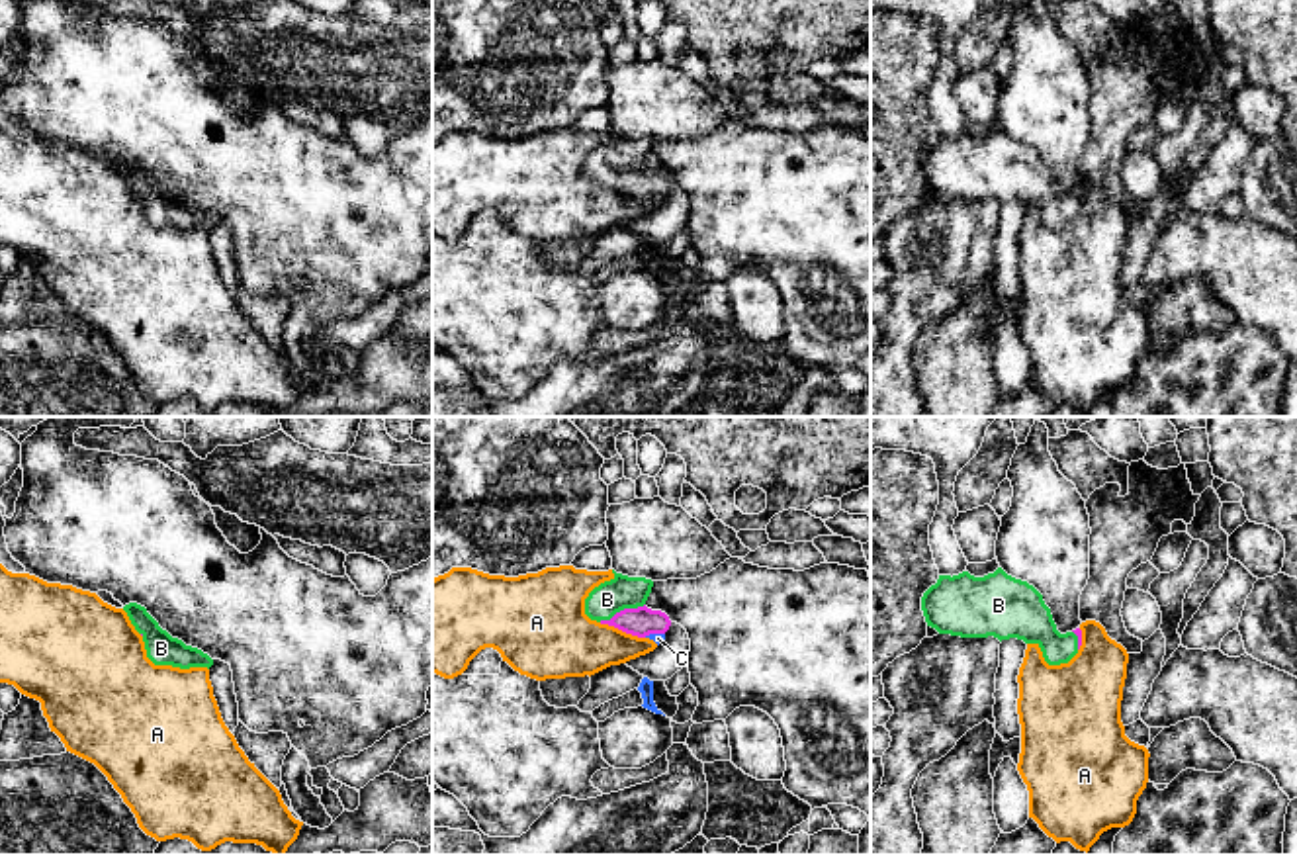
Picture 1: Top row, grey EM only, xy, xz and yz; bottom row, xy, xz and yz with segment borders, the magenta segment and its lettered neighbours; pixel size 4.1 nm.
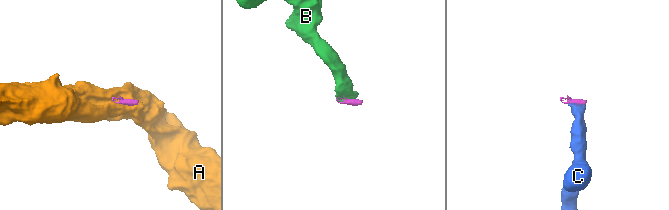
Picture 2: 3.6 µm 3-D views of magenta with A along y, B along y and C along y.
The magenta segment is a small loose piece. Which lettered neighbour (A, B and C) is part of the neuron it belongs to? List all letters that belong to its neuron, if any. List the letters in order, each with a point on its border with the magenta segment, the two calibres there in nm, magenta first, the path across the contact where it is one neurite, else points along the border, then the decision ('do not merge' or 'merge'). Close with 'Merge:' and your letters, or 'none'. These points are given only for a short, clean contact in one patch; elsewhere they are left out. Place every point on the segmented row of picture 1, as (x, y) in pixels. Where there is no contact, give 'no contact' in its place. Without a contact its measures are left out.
A: xz (623, 630) | 120/280 nm | along xz (599, 623), (644, 638) | do not merge
B: xz (621, 611) | 120/140 nm | across xz (642, 621), (621, 611), (607, 599) | merge
C: xz (654, 632) | 120/50 nm | across xz (642, 621), (654, 632), (658, 638) | merge
Merge: B, C

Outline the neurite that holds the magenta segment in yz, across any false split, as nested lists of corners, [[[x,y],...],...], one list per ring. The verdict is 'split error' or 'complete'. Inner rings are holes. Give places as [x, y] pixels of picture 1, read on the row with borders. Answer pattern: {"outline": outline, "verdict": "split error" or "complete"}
{"outline": [[[1002,567],[984,577],[939,575],[923,593],[921,610],[939,634],[1037,644],[1049,665],[1068,663],[1082,646],[1080,628],[1060,634],[1043,595]]], "verdict": "split error"}

